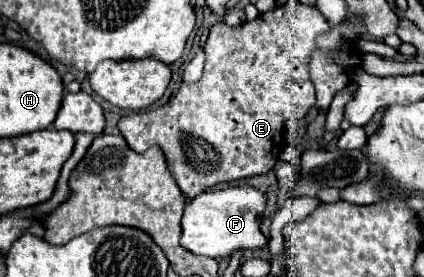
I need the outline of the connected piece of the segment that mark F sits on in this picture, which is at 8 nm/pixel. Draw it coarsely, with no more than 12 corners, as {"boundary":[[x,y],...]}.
{"boundary":[[251,186],[195,196],[181,246],[209,258],[261,248],[267,196]]}

